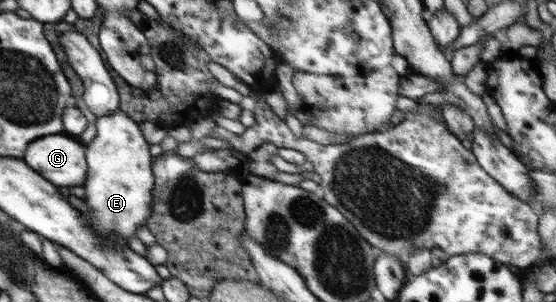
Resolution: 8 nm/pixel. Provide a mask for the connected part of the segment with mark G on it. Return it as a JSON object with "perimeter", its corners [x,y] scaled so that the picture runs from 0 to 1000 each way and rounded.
{"perimeter":[[[110,444],[52,477],[41,530],[99,616],[146,616],[156,583],[153,480]]]}

